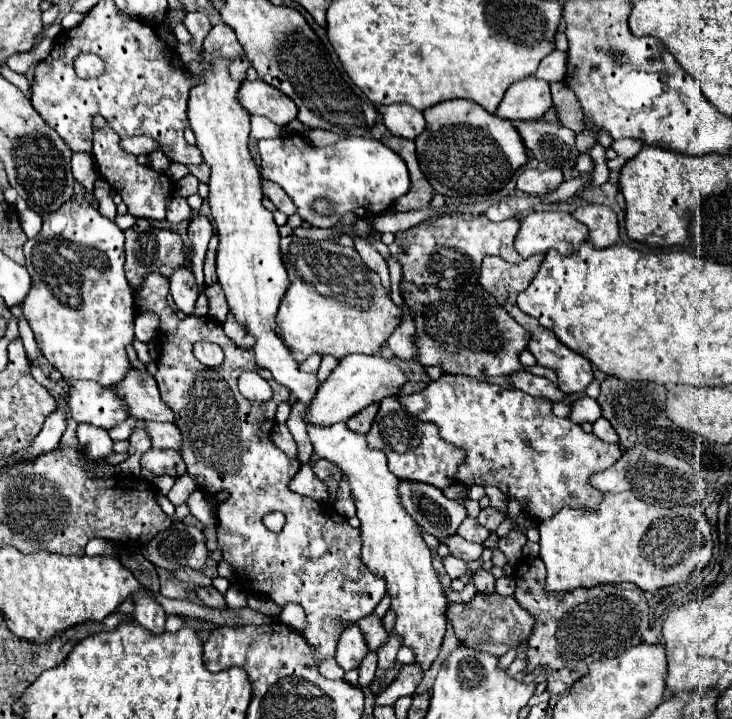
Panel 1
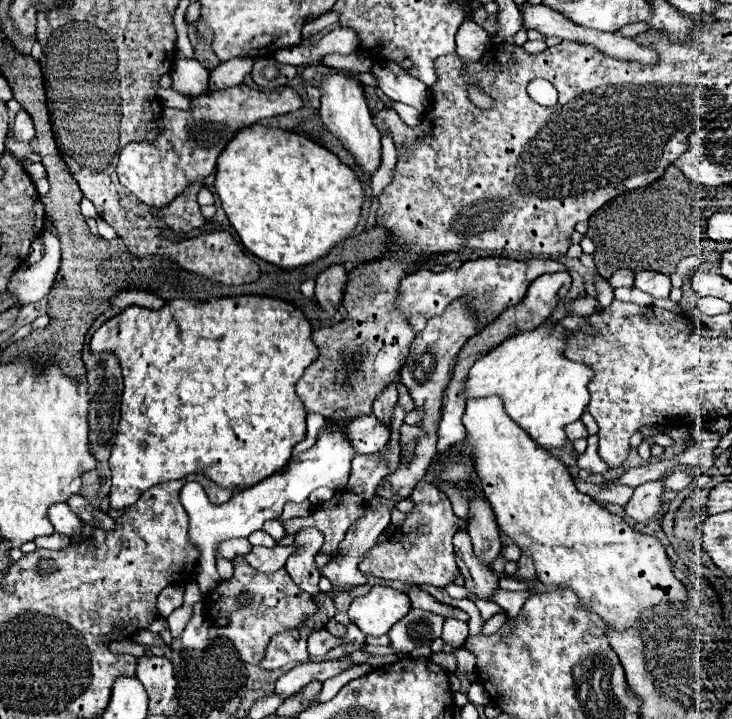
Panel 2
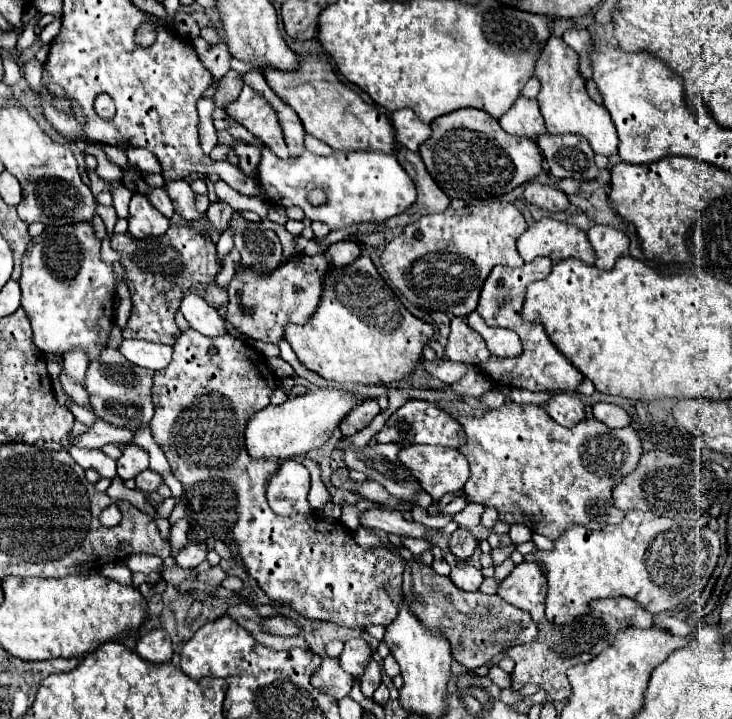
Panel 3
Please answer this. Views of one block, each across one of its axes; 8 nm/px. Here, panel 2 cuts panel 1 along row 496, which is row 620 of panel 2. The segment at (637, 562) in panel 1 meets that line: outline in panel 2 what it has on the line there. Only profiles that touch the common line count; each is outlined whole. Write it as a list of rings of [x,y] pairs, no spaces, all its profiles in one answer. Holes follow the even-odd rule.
[[[498,396],[468,400],[464,426],[468,432],[468,442],[474,450],[482,492],[494,510],[496,522],[524,554],[532,556],[538,580],[542,584],[572,590],[580,600],[580,608],[598,614],[610,628],[620,632],[632,628],[640,614],[648,608],[658,604],[688,602],[688,592],[674,576],[672,562],[666,556],[664,544],[654,536],[630,528],[622,518],[606,512],[590,496],[578,492],[566,466],[550,452],[540,448],[520,426],[516,426],[516,422],[508,418]]]

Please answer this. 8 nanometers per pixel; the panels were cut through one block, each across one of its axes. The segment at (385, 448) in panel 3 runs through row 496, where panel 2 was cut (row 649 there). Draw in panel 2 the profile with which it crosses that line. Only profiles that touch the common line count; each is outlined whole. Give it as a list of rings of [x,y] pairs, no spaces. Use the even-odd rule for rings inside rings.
[[[412,608],[392,630],[388,632],[390,636],[390,646],[396,652],[412,652],[414,648],[420,646],[430,646],[436,638],[442,634],[442,626],[448,620],[448,616],[432,614],[426,610]]]

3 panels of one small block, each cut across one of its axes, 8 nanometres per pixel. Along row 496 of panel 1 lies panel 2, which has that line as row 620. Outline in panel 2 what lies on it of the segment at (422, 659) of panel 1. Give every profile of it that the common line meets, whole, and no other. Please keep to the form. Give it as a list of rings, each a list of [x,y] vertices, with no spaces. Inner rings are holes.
[[[374,586],[368,594],[354,598],[348,616],[366,636],[382,636],[388,634],[390,628],[410,612],[410,608],[410,598],[404,592]]]

